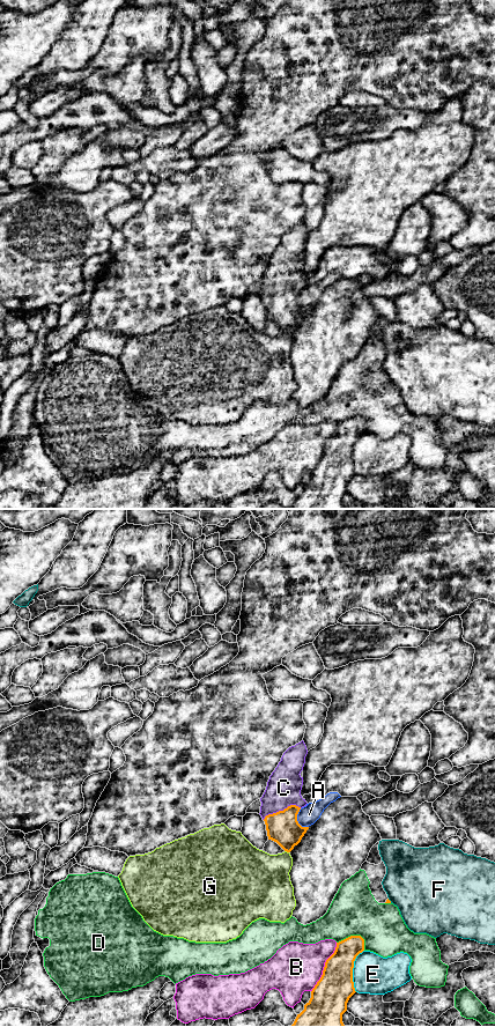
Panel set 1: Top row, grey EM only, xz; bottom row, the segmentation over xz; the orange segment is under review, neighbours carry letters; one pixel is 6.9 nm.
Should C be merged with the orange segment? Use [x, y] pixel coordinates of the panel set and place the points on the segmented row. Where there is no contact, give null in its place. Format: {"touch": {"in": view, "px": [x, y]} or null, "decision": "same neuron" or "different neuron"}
{"touch": {"in": "xz", "px": [281, 811]}, "decision": "same neuron"}

